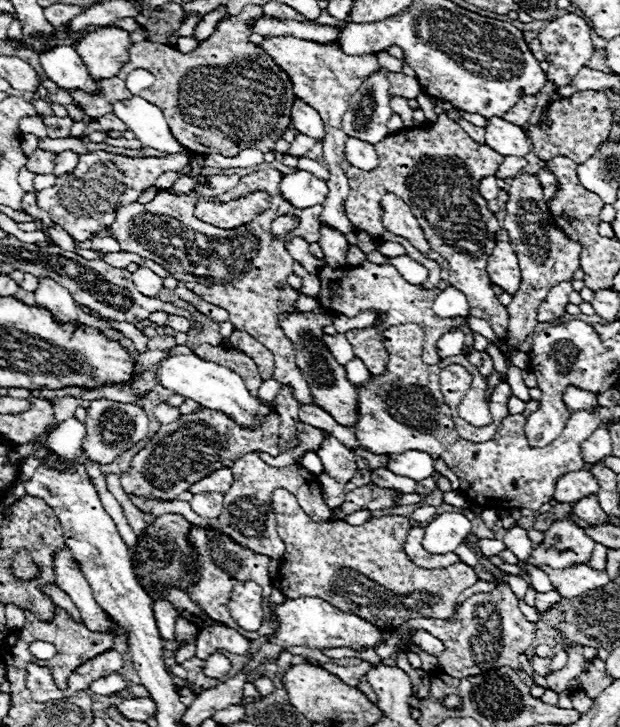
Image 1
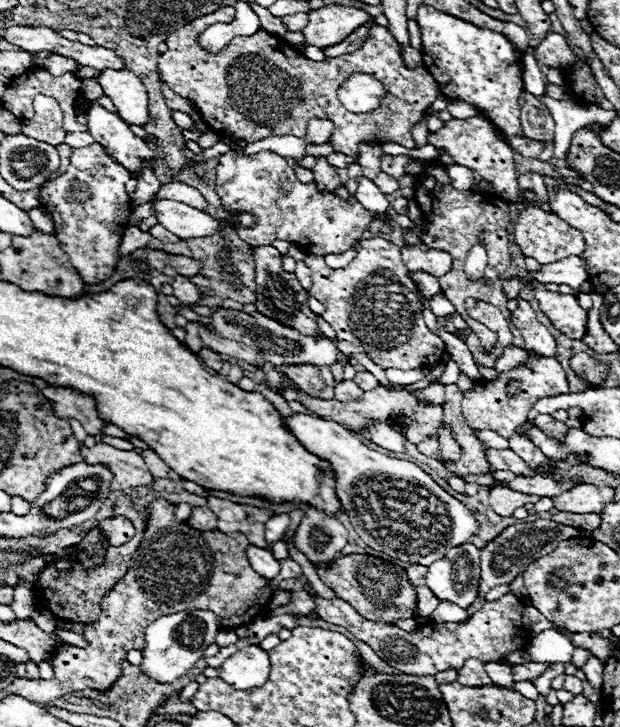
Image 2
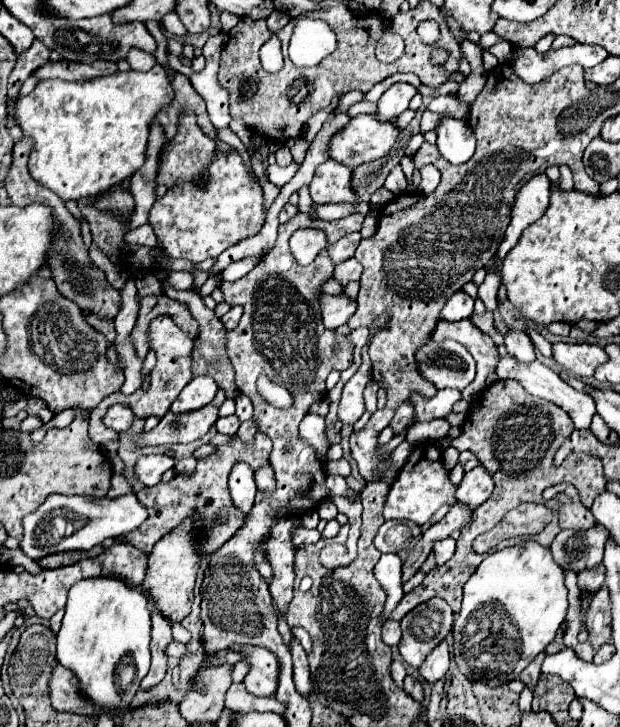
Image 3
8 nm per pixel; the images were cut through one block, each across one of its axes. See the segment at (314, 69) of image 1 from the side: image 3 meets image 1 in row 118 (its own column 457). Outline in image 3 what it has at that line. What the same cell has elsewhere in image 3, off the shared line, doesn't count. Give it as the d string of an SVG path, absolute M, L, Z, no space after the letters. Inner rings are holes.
M468 318L460 322L442 322L436 326L436 332L432 336L434 340L456 340L460 342L476 361L476 376L463 391L462 398L467 402L472 402L486 388L486 379L496 368L498 362L498 348L492 342L490 336L480 332L474 324L470 324Z

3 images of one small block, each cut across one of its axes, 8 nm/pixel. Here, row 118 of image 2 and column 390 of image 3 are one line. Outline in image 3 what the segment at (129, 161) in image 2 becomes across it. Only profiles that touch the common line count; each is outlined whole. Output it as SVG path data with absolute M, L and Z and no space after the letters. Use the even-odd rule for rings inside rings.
M394 84L378 100L378 110L376 110L378 120L380 122L396 120L408 108L414 94L416 94L414 86L410 86L410 84Z

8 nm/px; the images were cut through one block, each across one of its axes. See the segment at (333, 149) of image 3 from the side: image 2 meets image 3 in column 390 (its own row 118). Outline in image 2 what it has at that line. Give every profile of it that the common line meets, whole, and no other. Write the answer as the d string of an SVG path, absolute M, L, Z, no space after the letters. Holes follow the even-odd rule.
M124 68L124 70L102 70L98 78L104 94L118 108L118 116L130 124L144 126L148 120L148 94L140 78Z

